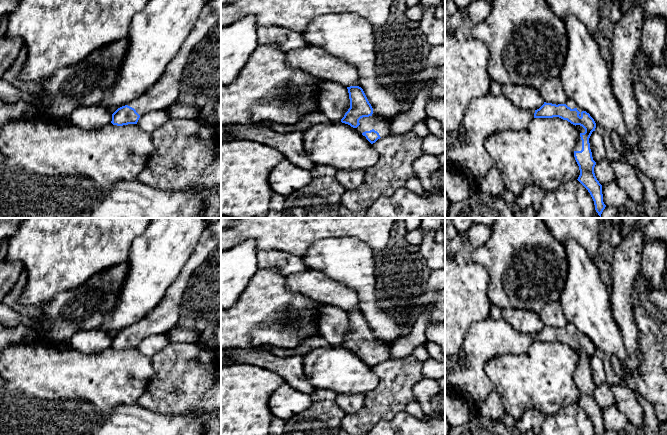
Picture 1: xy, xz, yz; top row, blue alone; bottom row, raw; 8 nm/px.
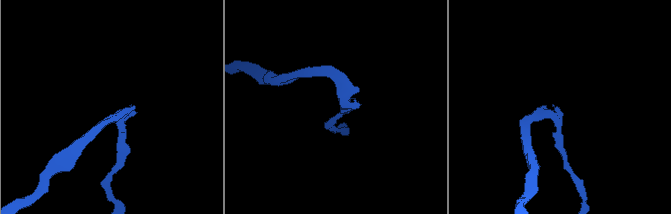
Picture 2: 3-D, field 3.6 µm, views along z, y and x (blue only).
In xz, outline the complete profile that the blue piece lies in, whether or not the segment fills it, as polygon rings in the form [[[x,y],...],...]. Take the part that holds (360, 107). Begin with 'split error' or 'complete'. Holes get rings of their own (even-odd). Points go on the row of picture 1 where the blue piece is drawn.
split error; [[[359,86],[347,87],[350,108],[341,119],[342,123],[356,128],[371,143],[389,135],[391,121],[373,116],[373,108],[363,89]]]

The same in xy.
split error; [[[210,0],[202,9],[192,31],[184,41],[181,49],[168,64],[162,77],[141,97],[131,101],[118,108],[112,114],[113,125],[123,126],[128,124],[137,124],[139,118],[150,111],[168,110],[174,104],[179,96],[179,85],[184,69],[187,65],[189,55],[196,44],[198,44],[206,35],[206,33],[214,26],[221,17],[221,0]]]

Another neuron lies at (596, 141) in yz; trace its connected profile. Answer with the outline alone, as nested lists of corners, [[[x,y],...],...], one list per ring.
[[[593,131],[590,138],[590,149],[592,152],[593,160],[597,163],[607,157],[606,149],[604,147],[604,140],[600,134]]]

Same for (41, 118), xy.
[[[40,115],[39,117],[35,117],[35,118],[31,119],[31,120],[33,120],[33,121],[42,121],[42,122],[45,122],[45,123],[54,123],[54,124],[57,124],[57,125],[62,125],[64,123],[72,122],[71,119],[64,120],[64,121],[50,120],[47,117],[44,117],[42,115]]]

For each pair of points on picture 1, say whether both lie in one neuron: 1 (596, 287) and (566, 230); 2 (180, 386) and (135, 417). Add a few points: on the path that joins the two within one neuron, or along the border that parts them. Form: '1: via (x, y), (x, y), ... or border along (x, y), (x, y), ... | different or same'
1: border along (564, 241), (575, 240), (588, 255) | different
2: border along (137, 403), (143, 404), (157, 412), (171, 414) | different

